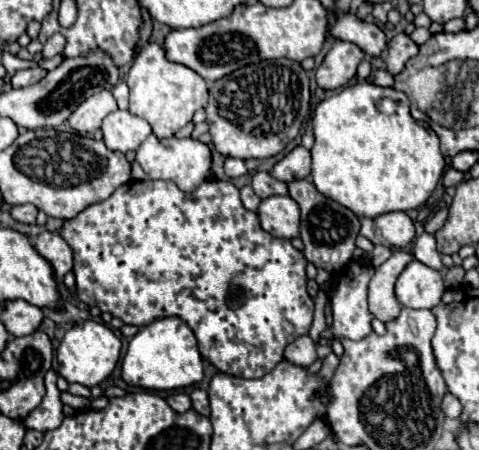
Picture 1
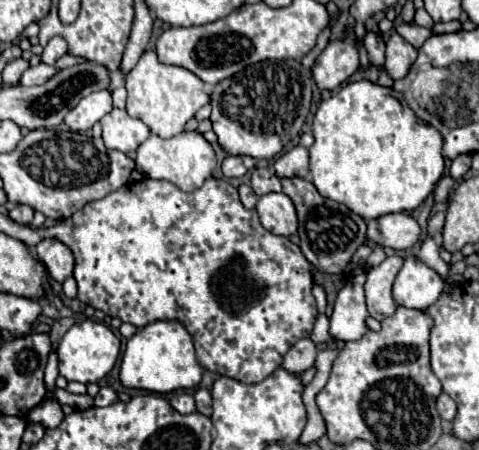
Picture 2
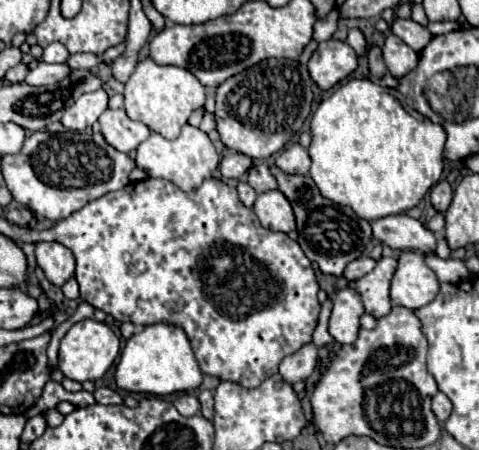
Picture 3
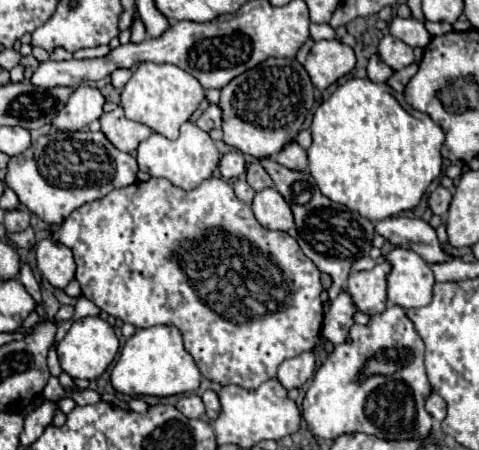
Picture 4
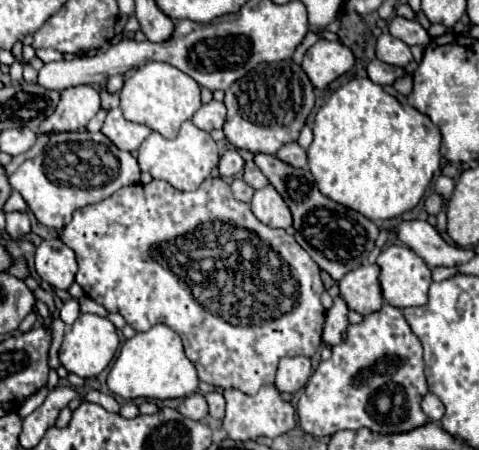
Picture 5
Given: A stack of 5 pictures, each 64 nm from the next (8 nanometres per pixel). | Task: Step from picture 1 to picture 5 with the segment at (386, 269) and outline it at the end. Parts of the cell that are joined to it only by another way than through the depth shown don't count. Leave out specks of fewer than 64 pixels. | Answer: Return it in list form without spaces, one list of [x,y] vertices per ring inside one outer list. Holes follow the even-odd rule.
[[[366,264],[340,280],[340,296],[346,300],[348,310],[366,316],[382,308],[384,298],[380,296],[380,284],[376,280],[378,272],[380,268],[376,268],[376,264]]]

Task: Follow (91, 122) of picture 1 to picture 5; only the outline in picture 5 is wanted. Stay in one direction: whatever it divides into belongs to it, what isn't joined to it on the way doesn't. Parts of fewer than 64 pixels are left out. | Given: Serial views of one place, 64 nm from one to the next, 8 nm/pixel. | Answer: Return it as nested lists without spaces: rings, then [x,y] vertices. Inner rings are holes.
[[[74,86],[74,88],[66,88],[60,92],[60,102],[56,106],[56,110],[38,126],[38,130],[44,132],[76,132],[86,128],[86,124],[90,122],[92,116],[96,116],[96,112],[100,110],[100,94],[94,86]]]

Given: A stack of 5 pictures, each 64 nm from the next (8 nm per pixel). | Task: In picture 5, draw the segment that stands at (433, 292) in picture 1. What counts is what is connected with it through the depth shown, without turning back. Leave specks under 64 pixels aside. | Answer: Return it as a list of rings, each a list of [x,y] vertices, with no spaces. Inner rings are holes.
[[[394,244],[394,246],[384,248],[376,264],[380,266],[380,274],[378,274],[380,290],[388,304],[396,308],[408,308],[408,306],[424,306],[428,302],[428,286],[432,284],[430,268],[408,246]]]

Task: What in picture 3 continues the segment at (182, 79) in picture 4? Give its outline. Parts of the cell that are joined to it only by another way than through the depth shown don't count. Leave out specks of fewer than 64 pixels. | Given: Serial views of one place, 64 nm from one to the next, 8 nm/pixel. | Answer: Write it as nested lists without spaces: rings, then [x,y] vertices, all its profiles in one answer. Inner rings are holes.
[[[152,58],[140,60],[124,86],[124,108],[130,120],[144,122],[150,130],[174,140],[196,108],[204,106],[204,86],[184,68],[158,66]]]

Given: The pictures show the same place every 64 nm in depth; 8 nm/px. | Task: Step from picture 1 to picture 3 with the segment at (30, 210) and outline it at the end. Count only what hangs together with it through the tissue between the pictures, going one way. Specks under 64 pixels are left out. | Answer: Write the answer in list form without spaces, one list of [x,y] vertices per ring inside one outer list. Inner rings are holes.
[[[18,206],[18,208],[10,208],[6,214],[4,214],[4,218],[8,220],[8,222],[12,222],[12,224],[16,224],[16,226],[28,226],[30,224],[30,220],[32,220],[32,214],[30,214],[30,210],[28,208],[24,208],[24,206]]]

